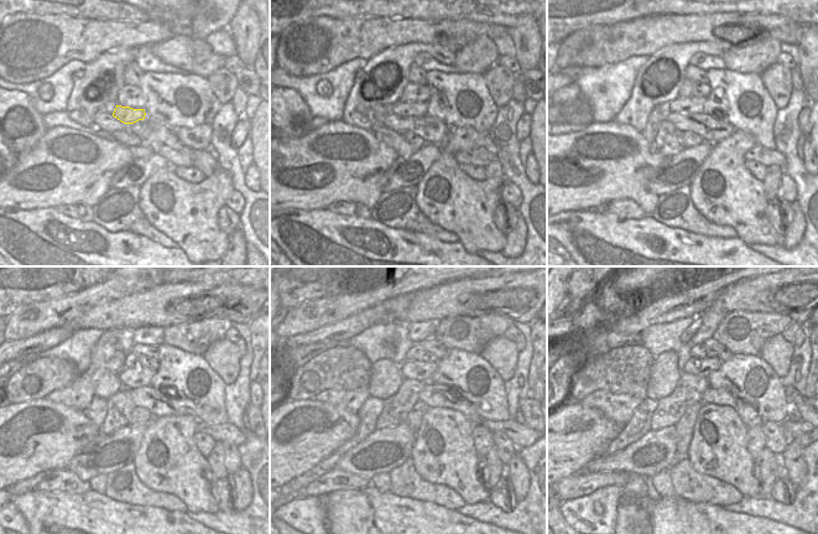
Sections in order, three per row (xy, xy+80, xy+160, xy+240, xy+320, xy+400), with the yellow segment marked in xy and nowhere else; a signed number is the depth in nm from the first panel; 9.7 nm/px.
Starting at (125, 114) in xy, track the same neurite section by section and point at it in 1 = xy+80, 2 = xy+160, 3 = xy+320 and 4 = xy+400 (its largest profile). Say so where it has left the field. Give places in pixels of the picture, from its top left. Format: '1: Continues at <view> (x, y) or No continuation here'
1: Continues at xy+80 (402, 108)
2: Continues at xy+160 (682, 104)
3: Continues at xy+320 (421, 371)
4: Continues at xy+400 (702, 367)

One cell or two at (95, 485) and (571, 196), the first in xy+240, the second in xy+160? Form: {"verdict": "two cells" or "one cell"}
{"verdict": "one cell"}

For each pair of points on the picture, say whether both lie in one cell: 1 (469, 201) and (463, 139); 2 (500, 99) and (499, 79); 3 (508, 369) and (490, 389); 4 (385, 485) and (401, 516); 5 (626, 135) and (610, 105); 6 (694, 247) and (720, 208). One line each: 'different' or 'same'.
1: same
2: same
3: different
4: different
5: different
6: different

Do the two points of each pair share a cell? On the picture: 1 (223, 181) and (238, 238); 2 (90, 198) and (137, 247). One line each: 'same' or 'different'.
1: different
2: different

